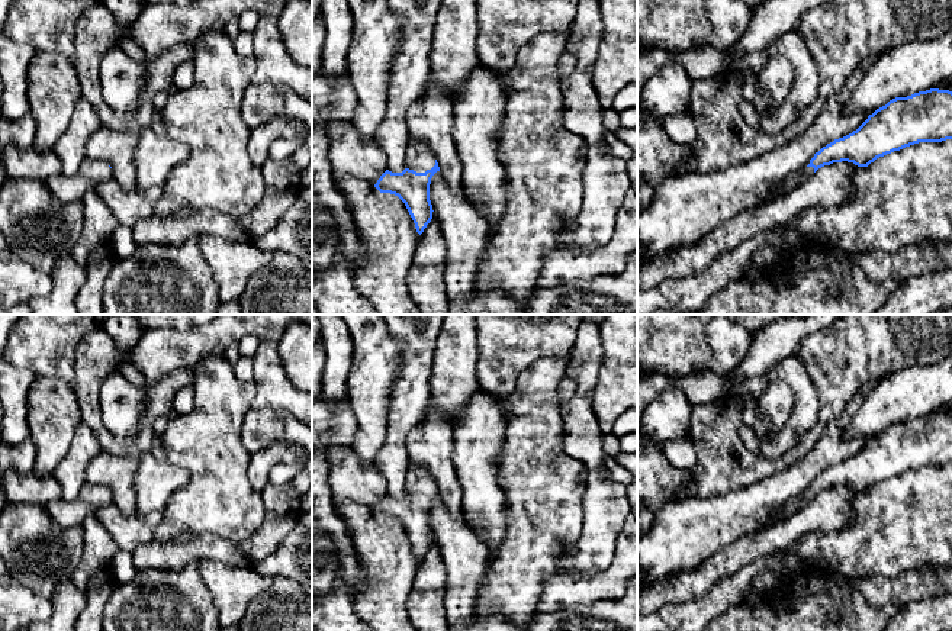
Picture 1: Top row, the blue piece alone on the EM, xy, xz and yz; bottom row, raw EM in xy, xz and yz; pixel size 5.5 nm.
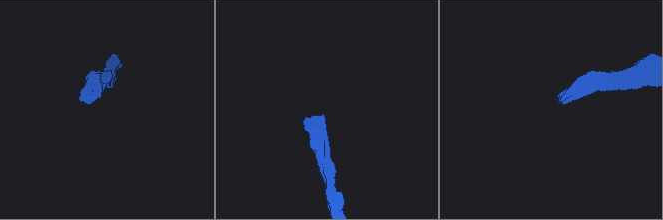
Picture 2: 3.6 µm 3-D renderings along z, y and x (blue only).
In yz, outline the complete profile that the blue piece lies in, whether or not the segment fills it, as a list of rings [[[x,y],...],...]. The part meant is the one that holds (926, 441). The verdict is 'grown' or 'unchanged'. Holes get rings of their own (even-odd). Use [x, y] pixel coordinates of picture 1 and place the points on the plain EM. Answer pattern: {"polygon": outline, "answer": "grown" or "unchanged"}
{"polygon": [[[930,413],[907,422],[895,422],[885,431],[877,434],[852,458],[834,464],[823,471],[810,484],[810,489],[789,500],[771,521],[769,525],[782,521],[808,505],[818,493],[833,487],[853,487],[858,492],[868,492],[877,483],[900,476],[919,467],[942,467],[952,464],[952,416]]], "answer": "grown"}

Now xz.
{"polygon": [[[411,466],[406,493],[402,498],[386,495],[374,509],[380,518],[395,519],[405,528],[419,560],[432,544],[430,509],[437,496],[440,496],[438,487],[428,471]]], "answer": "grown"}

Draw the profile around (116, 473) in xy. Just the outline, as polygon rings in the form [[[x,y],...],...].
[[[100,451],[87,466],[89,484],[106,486],[113,496],[113,503],[122,514],[136,512],[135,474],[139,458],[116,457]]]

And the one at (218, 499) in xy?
[[[222,355],[202,358],[193,370],[194,408],[189,415],[170,421],[163,437],[163,448],[167,461],[183,467],[190,473],[189,482],[167,502],[163,519],[154,531],[154,538],[163,543],[178,541],[187,537],[215,535],[231,543],[242,543],[251,538],[264,522],[264,503],[261,492],[251,487],[247,469],[251,451],[242,444],[241,429],[244,418],[253,408],[255,396],[254,382],[241,382],[231,363]]]

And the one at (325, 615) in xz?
[[[338,583],[328,595],[312,595],[315,631],[373,631],[357,614],[354,595]]]

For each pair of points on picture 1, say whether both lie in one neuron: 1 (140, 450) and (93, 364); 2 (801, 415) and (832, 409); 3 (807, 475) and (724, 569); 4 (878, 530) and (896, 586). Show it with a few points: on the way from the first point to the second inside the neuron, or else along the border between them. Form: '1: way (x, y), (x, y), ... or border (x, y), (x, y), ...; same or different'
1: way (113, 444), (99, 430), (90, 414), (90, 390); same
2: border (811, 379), (817, 399), (817, 421), (797, 438); different
3: border (768, 524), (761, 530), (733, 540), (727, 546); different
4: border (925, 564), (890, 578), (858, 578); different

